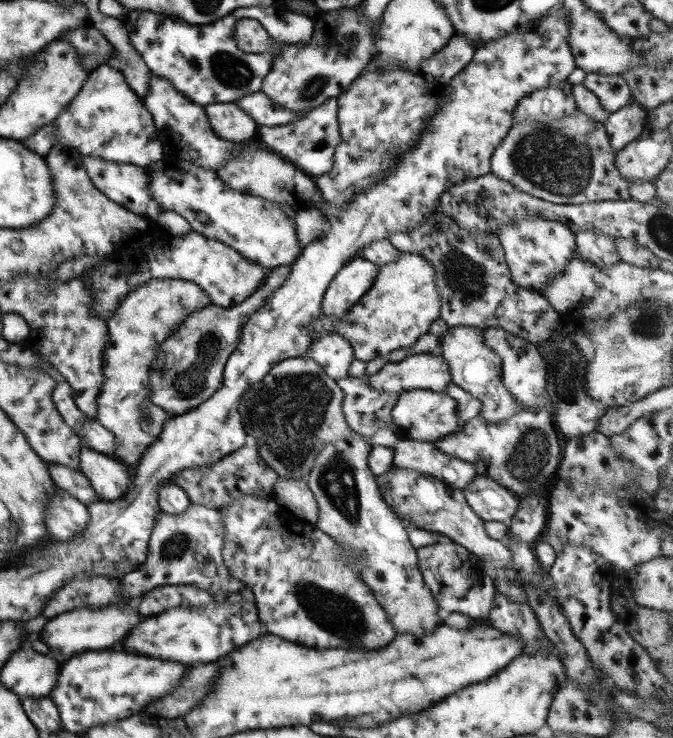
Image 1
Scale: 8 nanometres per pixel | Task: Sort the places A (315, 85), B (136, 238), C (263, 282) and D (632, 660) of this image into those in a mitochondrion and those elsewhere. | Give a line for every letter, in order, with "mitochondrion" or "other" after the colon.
A: mitochondrion
B: other
C: other
D: other

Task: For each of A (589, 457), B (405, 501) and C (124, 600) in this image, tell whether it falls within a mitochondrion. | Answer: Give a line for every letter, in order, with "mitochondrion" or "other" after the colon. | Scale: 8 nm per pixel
A: other
B: mitochondrion
C: other

